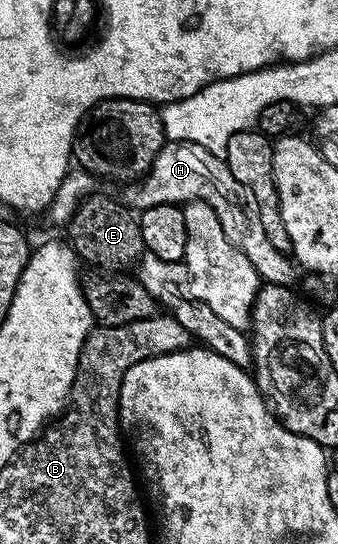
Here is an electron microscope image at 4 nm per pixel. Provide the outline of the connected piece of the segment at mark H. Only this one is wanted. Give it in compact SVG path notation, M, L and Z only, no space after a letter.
M168 141L138 186L139 195L135 202L140 211L162 202L186 204L202 200L209 203L221 220L221 228L225 228L225 236L239 247L241 252L245 252L245 256L249 256L253 268L264 283L288 288L296 285L296 263L284 251L269 244L269 236L265 236L265 228L261 228L259 213L253 209L252 203L247 200L243 203L231 202L231 197L237 192L240 193L241 187L233 180L227 170L226 161L220 155L210 154L208 150L192 142Z

